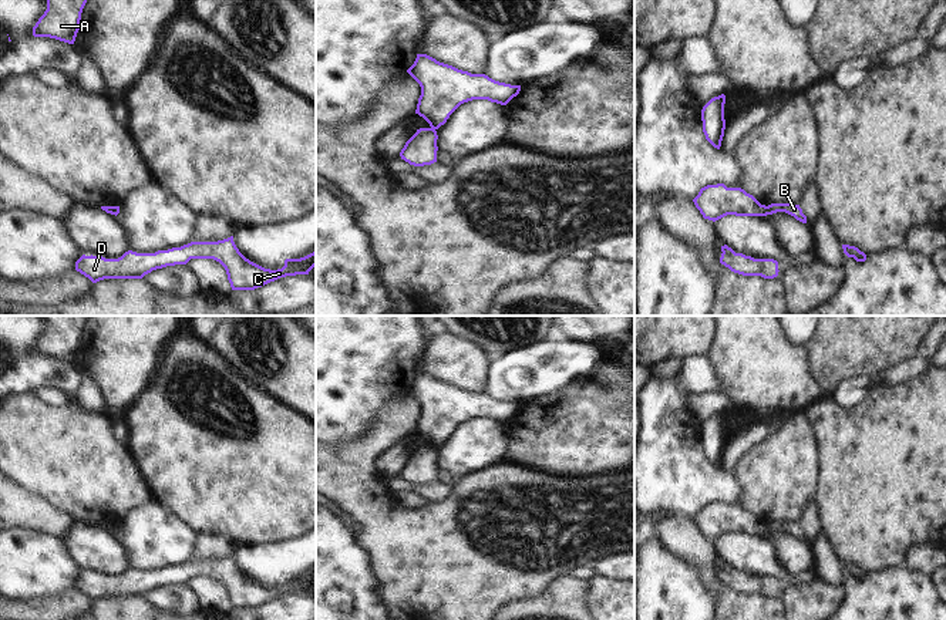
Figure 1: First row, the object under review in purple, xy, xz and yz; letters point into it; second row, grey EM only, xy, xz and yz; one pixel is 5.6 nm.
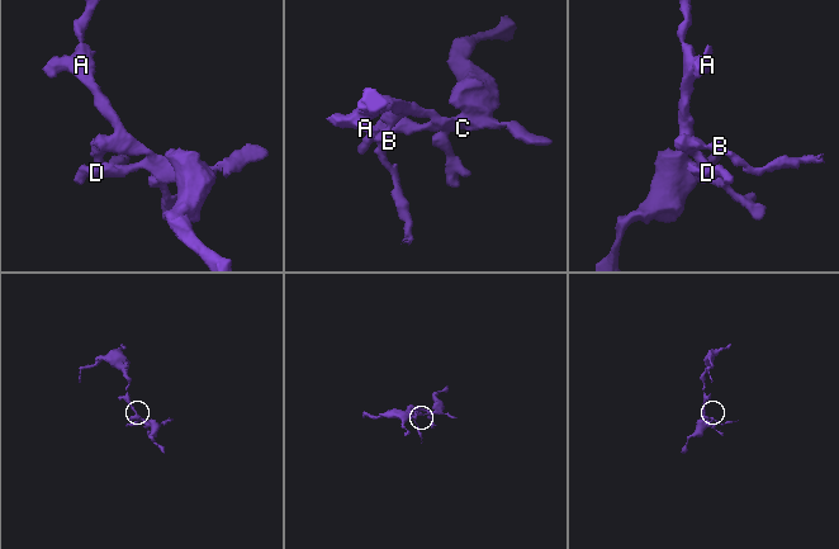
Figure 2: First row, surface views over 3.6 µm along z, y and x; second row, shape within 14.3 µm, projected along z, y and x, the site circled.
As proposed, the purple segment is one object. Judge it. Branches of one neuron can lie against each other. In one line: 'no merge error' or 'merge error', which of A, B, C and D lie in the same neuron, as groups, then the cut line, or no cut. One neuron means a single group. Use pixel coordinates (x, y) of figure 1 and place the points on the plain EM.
merge error | A C D / B | yz (766, 525), (768, 532)

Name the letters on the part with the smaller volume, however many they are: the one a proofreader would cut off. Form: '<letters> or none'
B

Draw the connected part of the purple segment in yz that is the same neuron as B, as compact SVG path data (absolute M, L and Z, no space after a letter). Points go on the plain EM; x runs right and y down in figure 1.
M771 522L767 525L768 533L777 532L777 530L785 530L791 535L794 535L797 539L807 542L807 535L802 532L802 528L799 523L794 522Z

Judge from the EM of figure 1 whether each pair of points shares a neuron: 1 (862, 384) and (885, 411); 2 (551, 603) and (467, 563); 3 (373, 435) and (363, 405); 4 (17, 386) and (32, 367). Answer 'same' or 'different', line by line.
1: different
2: different
3: different
4: same

